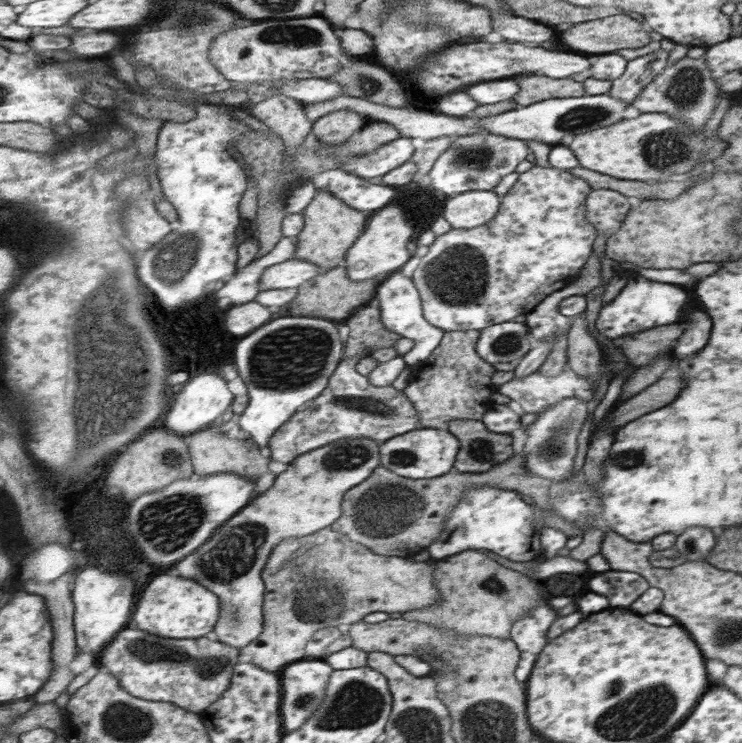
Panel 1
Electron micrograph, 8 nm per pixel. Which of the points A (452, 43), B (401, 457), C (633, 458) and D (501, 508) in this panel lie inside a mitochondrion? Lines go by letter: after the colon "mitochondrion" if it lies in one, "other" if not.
A: other
B: mitochondrion
C: mitochondrion
D: other

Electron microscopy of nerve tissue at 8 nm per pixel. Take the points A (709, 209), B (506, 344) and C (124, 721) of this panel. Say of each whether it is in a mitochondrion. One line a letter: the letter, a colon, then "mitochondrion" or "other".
A: mitochondrion
B: mitochondrion
C: mitochondrion

